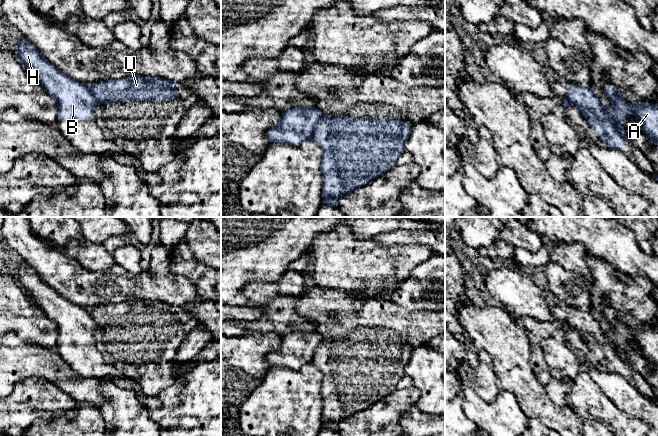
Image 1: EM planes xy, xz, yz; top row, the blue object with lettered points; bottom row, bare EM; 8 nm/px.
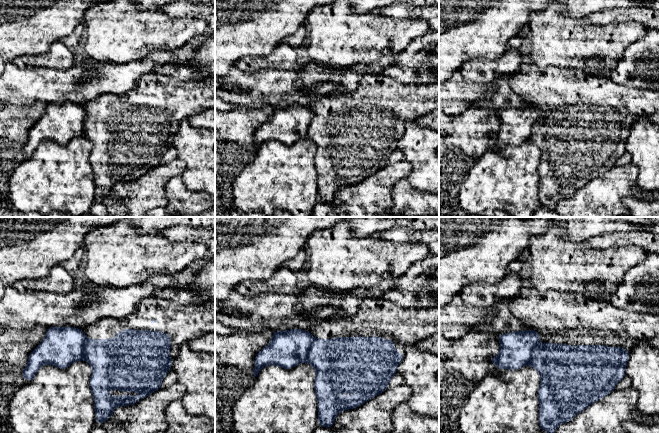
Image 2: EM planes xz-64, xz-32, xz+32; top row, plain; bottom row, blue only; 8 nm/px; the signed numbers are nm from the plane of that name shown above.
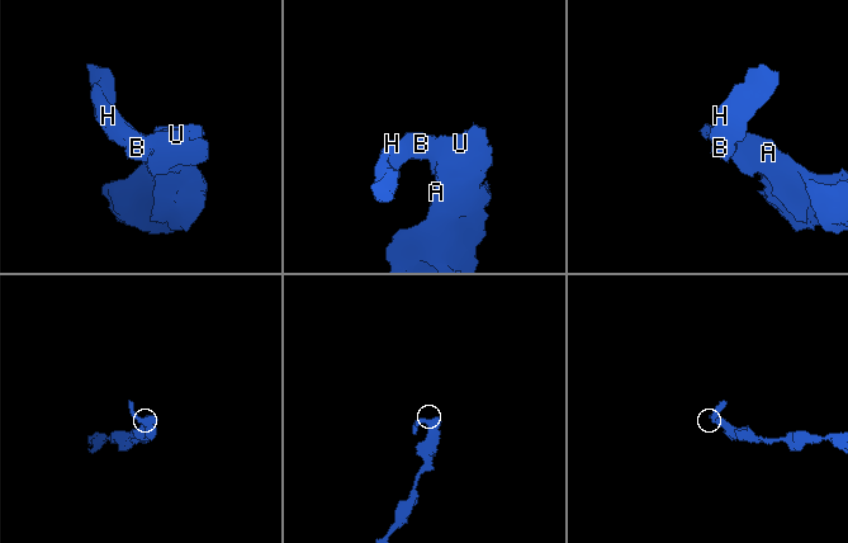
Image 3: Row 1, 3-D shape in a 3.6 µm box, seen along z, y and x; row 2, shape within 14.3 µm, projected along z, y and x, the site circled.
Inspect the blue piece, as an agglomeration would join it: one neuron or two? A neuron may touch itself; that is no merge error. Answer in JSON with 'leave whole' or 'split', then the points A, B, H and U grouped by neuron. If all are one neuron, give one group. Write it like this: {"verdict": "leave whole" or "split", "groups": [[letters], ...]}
{"verdict": "split", "groups": [["A", "U"], ["B", "H"]]}

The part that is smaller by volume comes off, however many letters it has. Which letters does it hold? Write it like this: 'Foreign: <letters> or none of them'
Foreign: B, H

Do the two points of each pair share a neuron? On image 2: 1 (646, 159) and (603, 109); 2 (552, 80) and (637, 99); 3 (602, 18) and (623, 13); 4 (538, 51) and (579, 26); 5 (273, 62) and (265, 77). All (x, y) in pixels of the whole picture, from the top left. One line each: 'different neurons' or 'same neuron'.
1: different neurons
2: same neuron
3: same neuron
4: same neuron
5: different neurons

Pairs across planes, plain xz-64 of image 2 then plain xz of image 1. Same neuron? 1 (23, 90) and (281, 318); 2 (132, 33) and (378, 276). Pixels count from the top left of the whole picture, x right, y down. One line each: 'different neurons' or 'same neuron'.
1: same neuron
2: same neuron

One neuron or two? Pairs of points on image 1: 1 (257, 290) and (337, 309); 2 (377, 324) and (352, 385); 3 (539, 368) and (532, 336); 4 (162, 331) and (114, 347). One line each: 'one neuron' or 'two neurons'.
1: two neurons
2: one neuron
3: one neuron
4: one neuron

